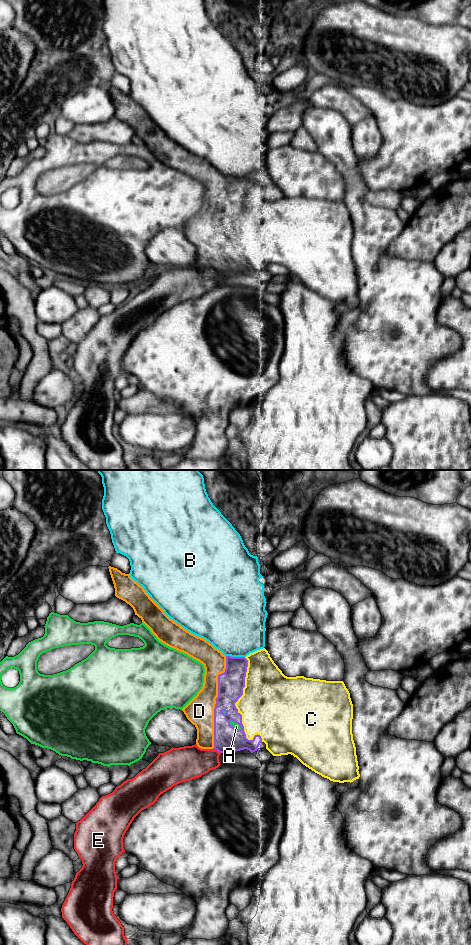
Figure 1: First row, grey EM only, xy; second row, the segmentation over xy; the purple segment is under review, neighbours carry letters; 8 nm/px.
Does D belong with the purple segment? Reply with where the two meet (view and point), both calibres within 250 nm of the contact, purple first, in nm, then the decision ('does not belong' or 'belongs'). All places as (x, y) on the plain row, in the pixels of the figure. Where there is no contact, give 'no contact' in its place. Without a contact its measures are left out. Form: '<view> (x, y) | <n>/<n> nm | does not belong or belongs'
xy (216, 221) | 200/220 nm | belongs

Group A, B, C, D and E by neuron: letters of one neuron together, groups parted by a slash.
A / B / C / D / E

